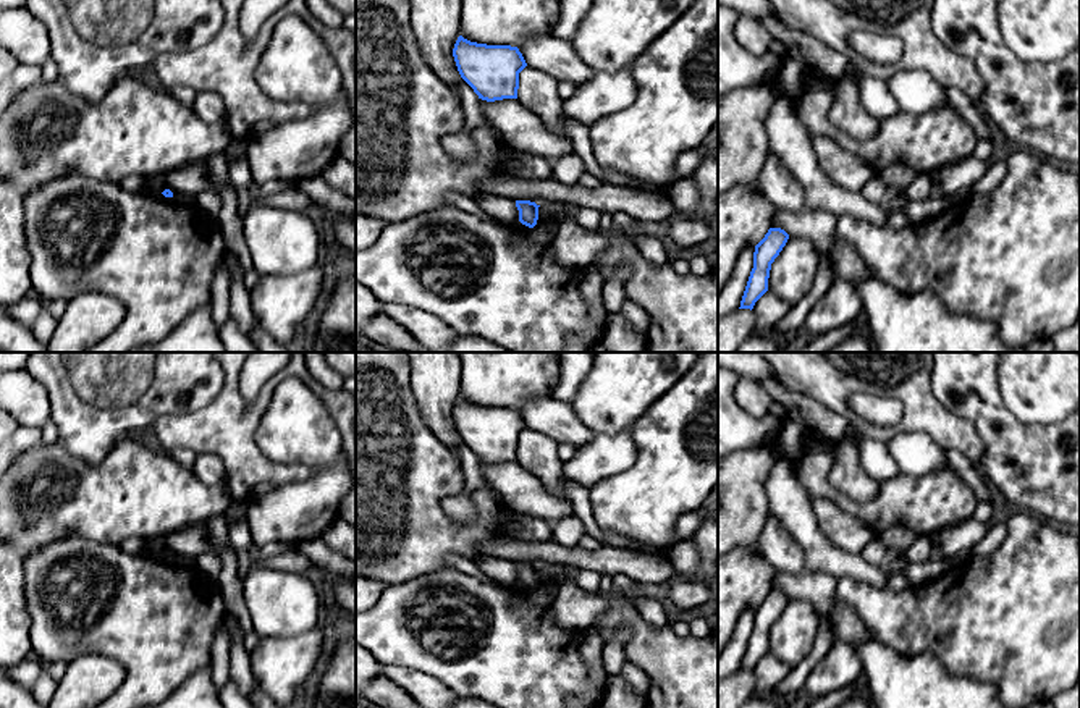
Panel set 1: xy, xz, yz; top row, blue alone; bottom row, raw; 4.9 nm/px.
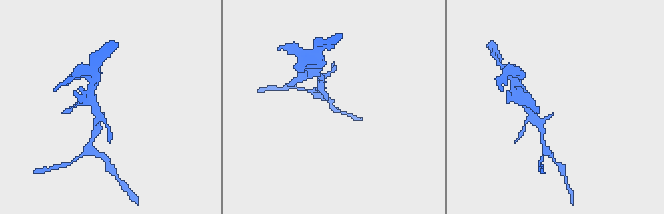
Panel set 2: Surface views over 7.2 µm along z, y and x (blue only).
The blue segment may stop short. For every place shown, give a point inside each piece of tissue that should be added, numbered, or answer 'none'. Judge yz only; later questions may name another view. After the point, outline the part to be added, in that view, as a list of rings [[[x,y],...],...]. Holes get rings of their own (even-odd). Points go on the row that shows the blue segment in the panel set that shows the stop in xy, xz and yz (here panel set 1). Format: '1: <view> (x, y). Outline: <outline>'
none

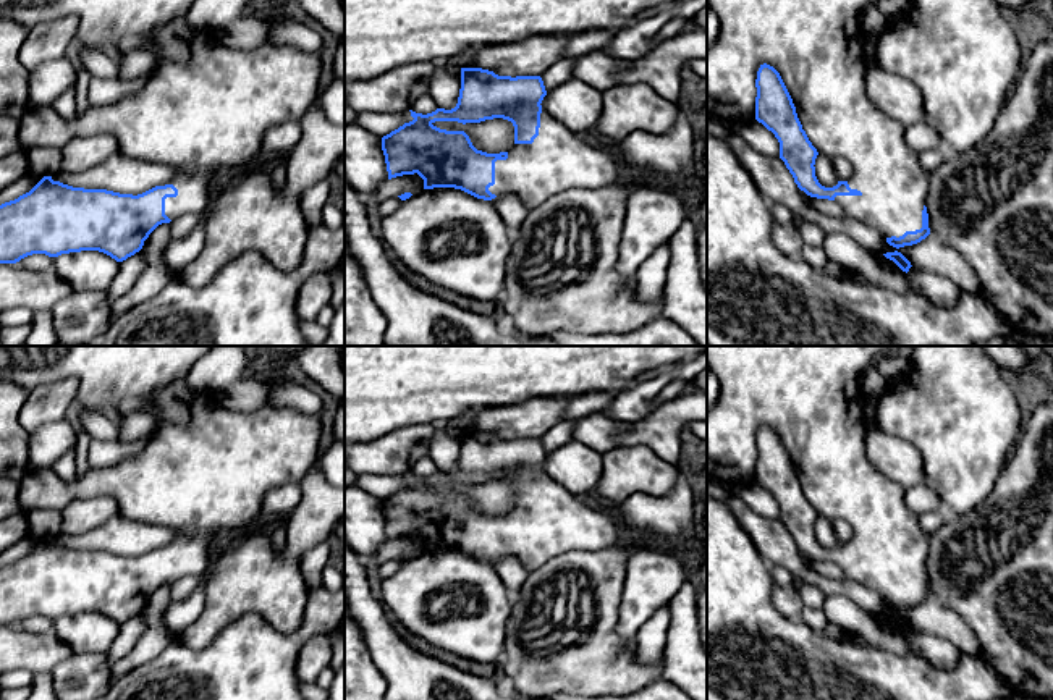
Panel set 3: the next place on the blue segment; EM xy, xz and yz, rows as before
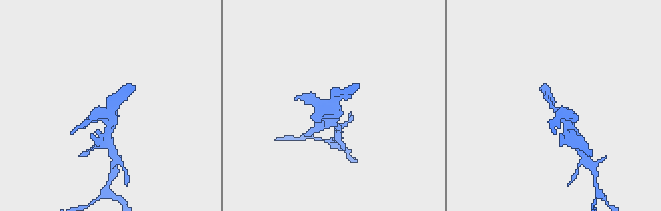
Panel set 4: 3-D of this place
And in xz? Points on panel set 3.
1: xz (557, 160). Outline: [[[542,110],[532,144],[514,144],[506,160],[495,162],[495,196],[513,194],[529,210],[568,189],[597,191],[610,184],[658,184],[652,173],[626,167],[608,147],[589,145],[579,133]]]

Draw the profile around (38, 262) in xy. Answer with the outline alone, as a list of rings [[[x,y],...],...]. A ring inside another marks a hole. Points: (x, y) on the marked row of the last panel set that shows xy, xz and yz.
[[[32,254],[16,262],[16,265],[31,272],[49,272],[53,270],[53,257],[45,254]]]

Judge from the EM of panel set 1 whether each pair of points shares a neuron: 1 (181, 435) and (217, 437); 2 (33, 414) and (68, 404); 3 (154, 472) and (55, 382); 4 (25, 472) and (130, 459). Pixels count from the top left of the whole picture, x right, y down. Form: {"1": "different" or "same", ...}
{"1": "same", "2": "different", "3": "different", "4": "same"}

